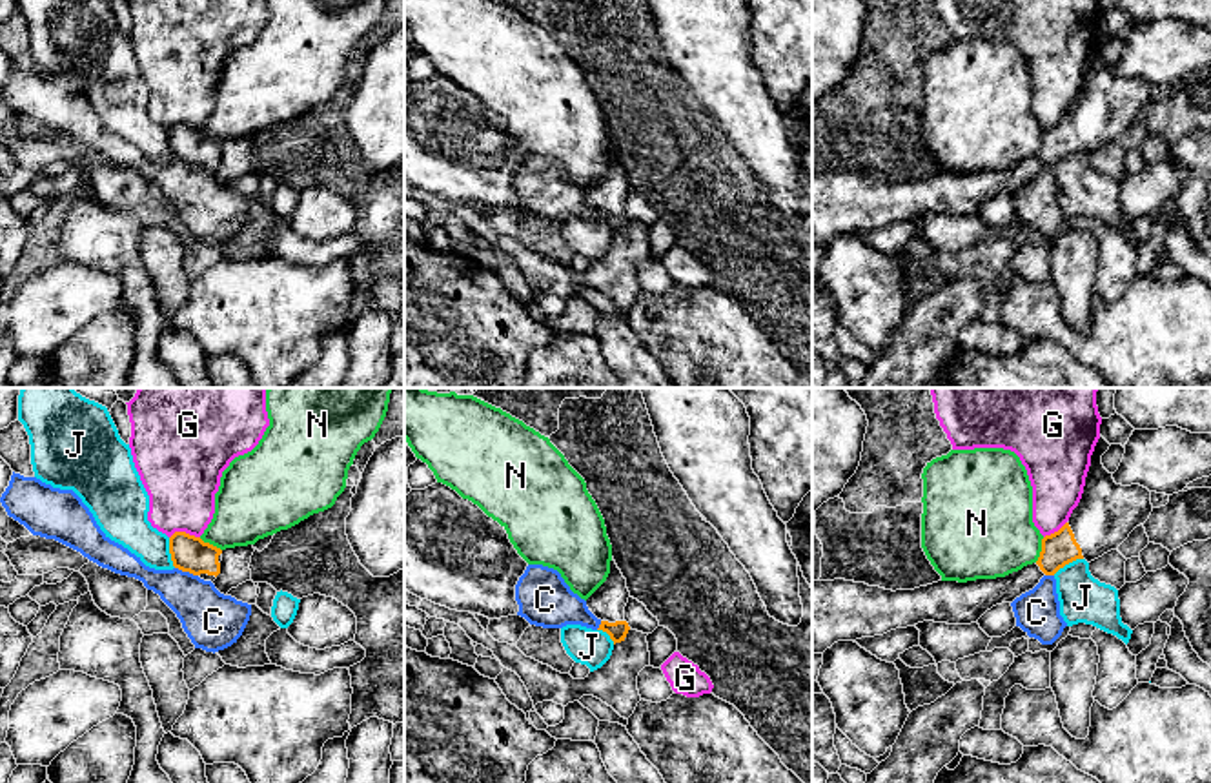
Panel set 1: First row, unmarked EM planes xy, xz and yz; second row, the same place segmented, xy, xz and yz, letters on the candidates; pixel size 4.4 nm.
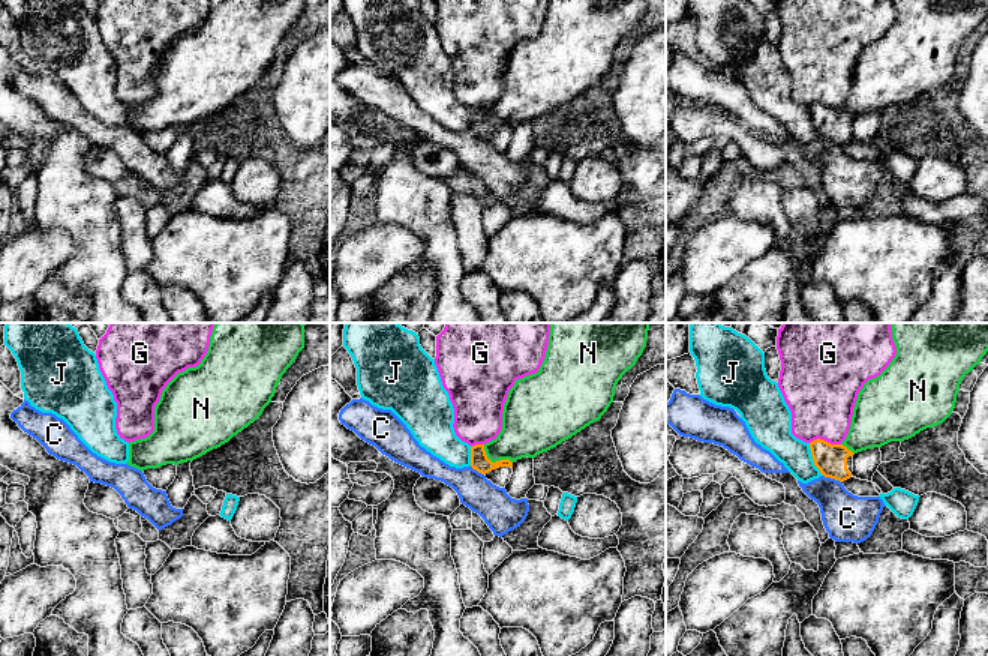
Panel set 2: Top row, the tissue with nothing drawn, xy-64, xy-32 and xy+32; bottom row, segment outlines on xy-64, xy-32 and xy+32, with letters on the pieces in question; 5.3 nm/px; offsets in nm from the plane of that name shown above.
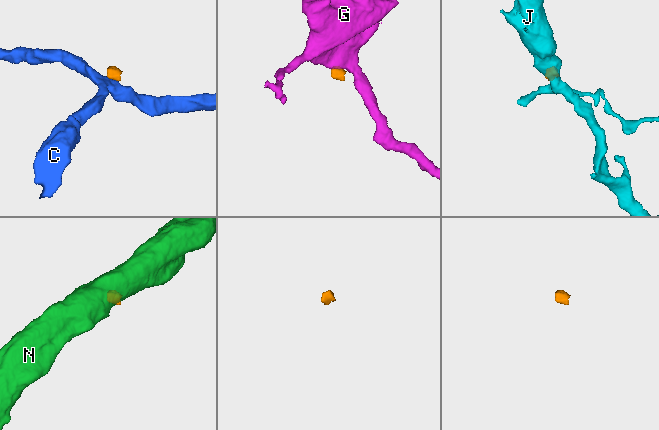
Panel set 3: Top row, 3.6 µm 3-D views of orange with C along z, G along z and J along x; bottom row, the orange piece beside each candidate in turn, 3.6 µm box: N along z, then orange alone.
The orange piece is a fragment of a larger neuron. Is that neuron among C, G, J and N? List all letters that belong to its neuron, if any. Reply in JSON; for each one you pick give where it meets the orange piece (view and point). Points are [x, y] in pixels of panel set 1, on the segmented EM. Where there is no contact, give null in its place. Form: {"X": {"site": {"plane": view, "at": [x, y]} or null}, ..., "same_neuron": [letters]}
{"same_neuron": []}

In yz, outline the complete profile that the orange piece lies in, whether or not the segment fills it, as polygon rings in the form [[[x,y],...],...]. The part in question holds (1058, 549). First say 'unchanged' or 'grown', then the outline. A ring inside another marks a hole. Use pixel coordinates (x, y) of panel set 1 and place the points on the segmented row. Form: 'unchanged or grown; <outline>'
grown; [[[1100,435],[1078,506],[1058,532],[1042,539],[1038,561],[1018,572],[896,592],[845,579],[812,581],[812,654],[823,654],[838,641],[883,636],[923,621],[978,623],[992,606],[1033,590],[1043,575],[1054,575],[1076,559],[1091,563],[1116,550],[1149,519],[1153,504],[1147,488],[1114,483],[1102,464],[1109,446]]]

